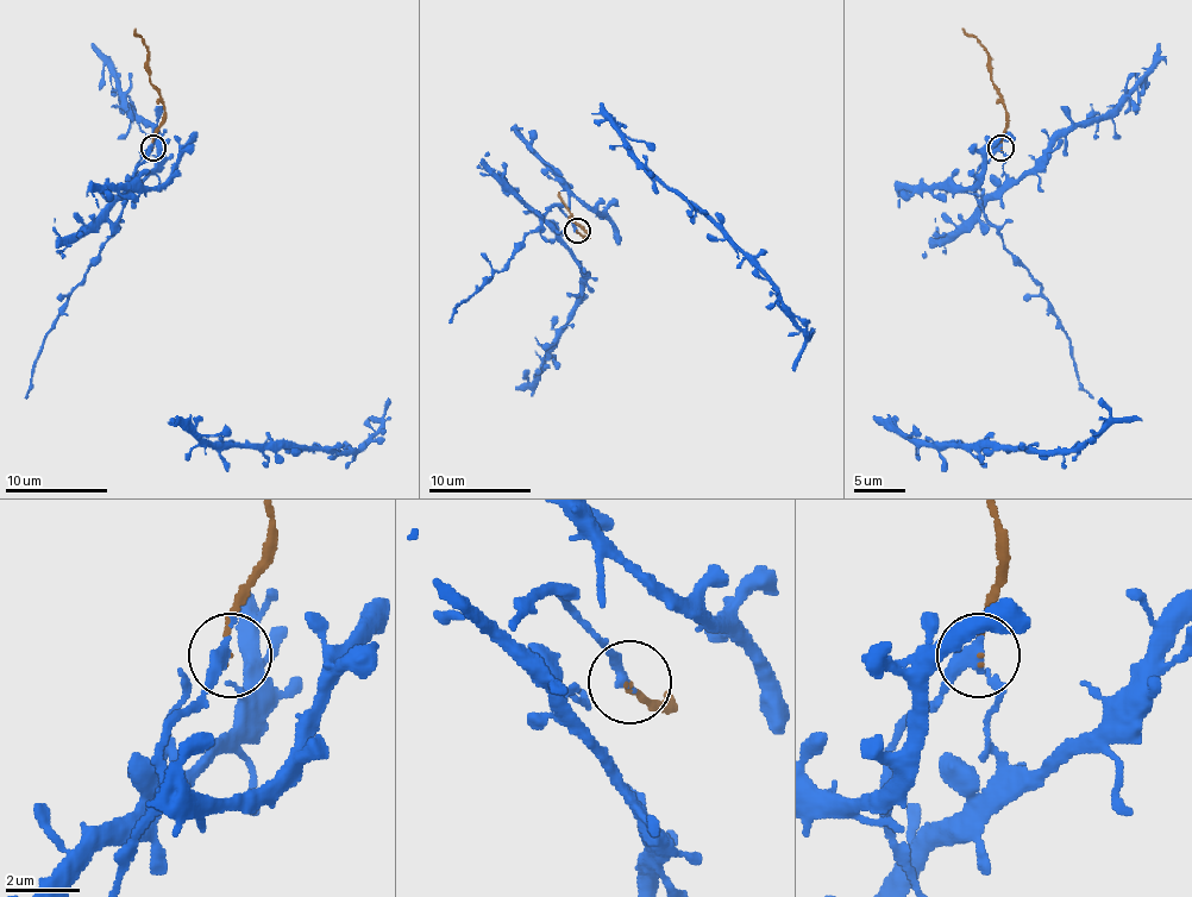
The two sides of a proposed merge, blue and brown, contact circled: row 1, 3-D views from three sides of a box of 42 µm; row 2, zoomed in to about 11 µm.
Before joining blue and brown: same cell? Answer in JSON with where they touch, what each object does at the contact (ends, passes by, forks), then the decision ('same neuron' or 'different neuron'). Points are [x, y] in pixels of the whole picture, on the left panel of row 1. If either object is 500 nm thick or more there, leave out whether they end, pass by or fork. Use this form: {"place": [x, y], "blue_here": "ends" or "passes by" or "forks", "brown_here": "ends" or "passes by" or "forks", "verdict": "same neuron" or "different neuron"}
{"place": [154, 148], "blue_here": "passes by", "brown_here": "ends", "verdict": "same neuron"}

